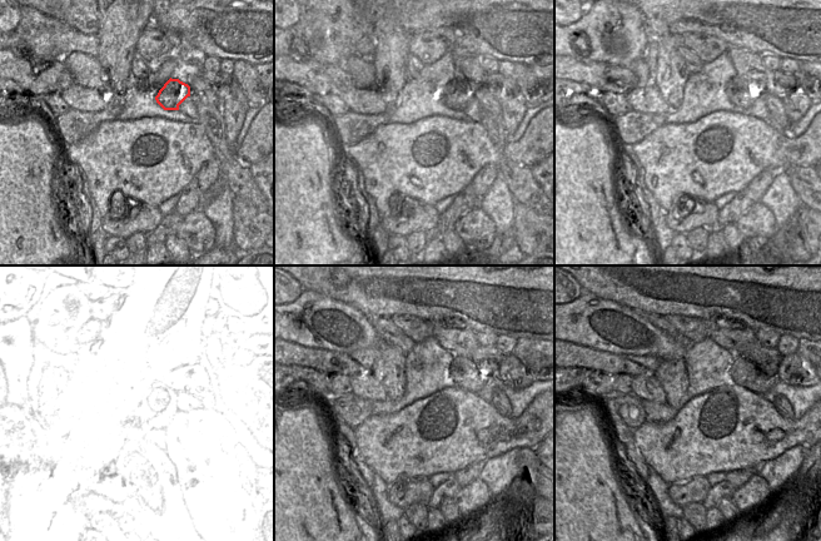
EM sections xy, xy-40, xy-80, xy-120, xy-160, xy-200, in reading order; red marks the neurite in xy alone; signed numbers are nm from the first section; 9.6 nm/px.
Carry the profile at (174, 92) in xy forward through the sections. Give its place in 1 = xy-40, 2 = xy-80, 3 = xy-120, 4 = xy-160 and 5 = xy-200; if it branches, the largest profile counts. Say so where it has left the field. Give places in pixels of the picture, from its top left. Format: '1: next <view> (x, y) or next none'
1: next xy-40 (458, 92)
2: next xy-80 (741, 92)
3: next xy-120 (184, 373)
4: next xy-160 (464, 372)
5: next xy-200 (744, 372)

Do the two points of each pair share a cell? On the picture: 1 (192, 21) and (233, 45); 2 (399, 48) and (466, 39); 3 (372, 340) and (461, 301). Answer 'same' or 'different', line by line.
1: same
2: different
3: different

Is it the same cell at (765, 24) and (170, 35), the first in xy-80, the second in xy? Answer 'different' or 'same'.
different

